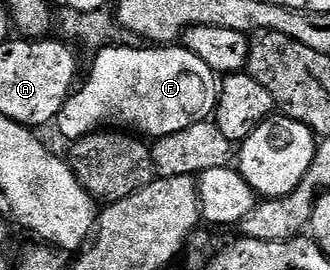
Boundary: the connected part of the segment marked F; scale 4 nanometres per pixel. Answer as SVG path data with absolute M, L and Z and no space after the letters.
M181 45L142 47L107 46L95 52L90 75L65 101L54 120L55 127L67 141L75 141L90 133L107 129L127 131L150 139L175 134L196 122L207 120L218 102L218 79L199 56Z

